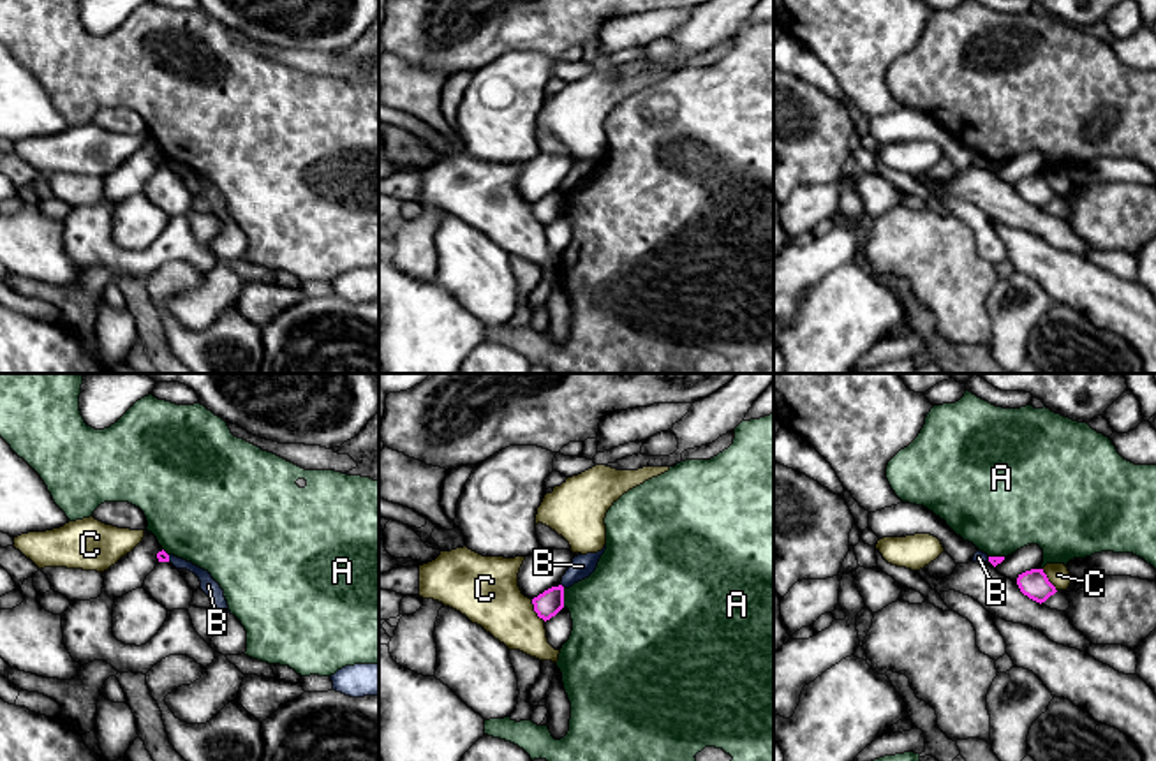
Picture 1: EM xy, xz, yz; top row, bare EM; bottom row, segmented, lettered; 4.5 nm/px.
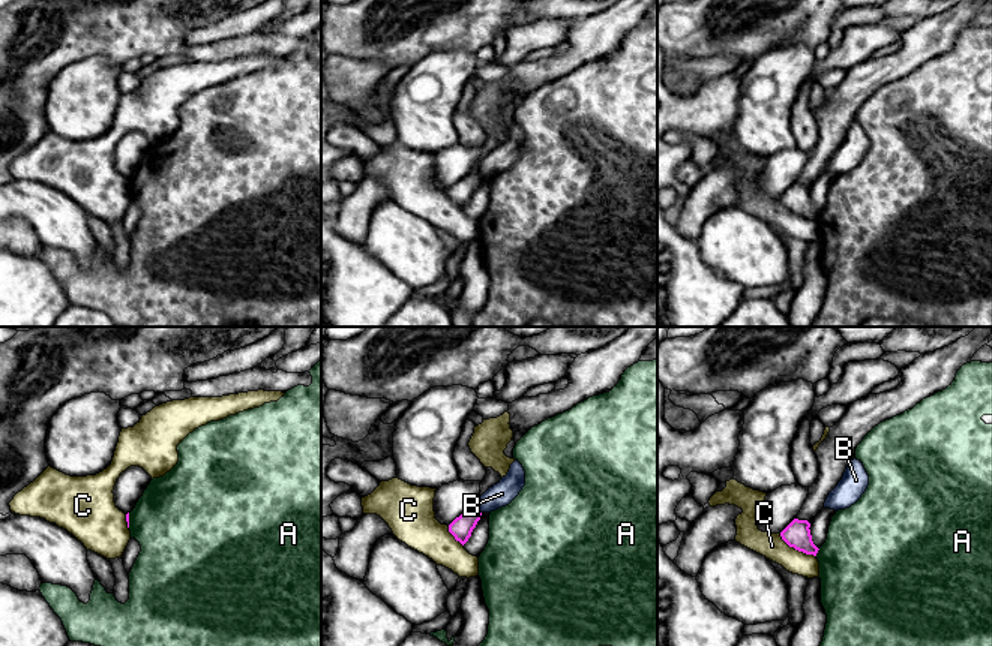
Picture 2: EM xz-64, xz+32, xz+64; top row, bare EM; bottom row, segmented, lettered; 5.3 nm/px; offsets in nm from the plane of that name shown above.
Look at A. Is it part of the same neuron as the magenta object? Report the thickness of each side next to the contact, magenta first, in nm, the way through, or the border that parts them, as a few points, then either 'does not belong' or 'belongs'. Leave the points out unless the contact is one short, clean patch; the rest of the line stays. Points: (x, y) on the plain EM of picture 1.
120/400 nm | does not belong

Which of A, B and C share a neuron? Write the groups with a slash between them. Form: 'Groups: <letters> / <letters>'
Groups: A / B / C

